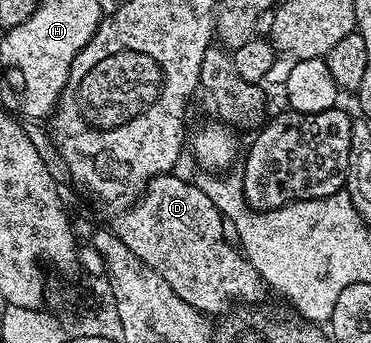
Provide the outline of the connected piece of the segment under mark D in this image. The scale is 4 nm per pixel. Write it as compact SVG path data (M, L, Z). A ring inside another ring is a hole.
M158 174L151 179L137 199L115 218L114 234L144 264L159 272L176 296L207 316L221 315L236 303L257 303L254 301L264 291L262 278L245 255L226 240L226 222L216 204L193 181L185 182L176 175Z

